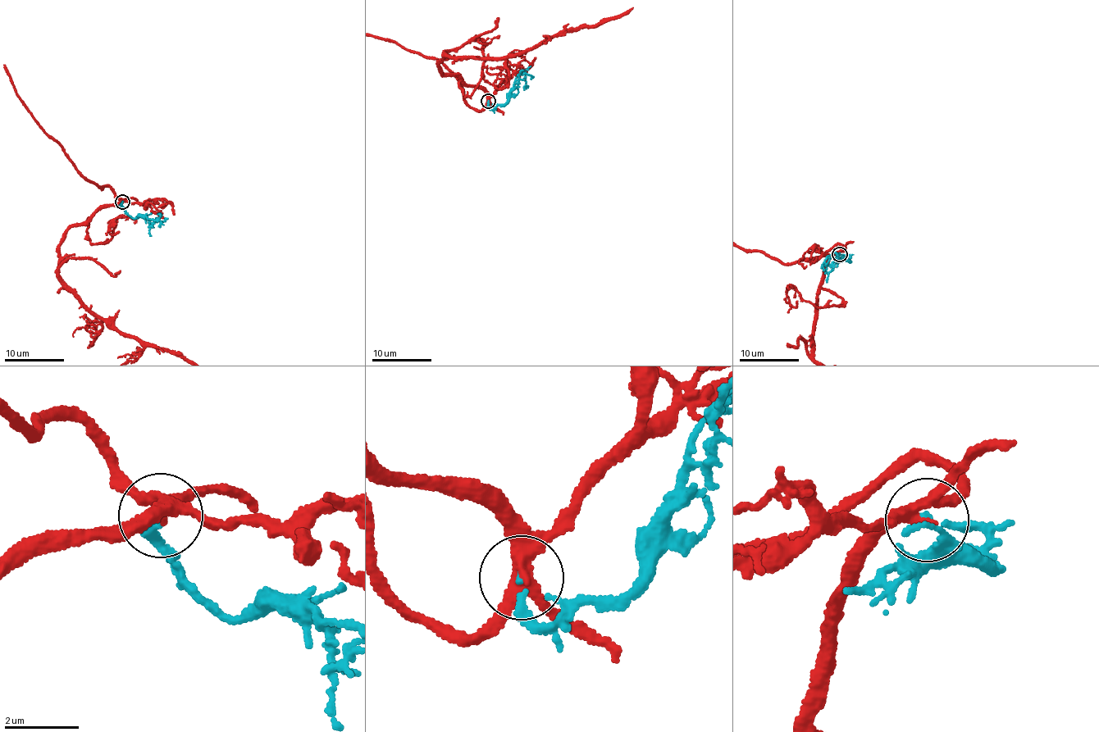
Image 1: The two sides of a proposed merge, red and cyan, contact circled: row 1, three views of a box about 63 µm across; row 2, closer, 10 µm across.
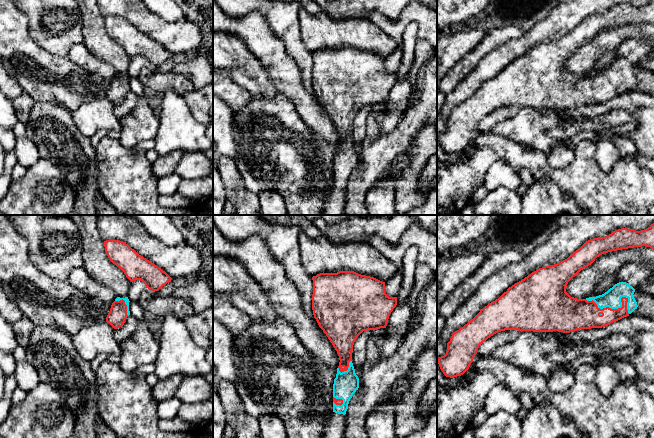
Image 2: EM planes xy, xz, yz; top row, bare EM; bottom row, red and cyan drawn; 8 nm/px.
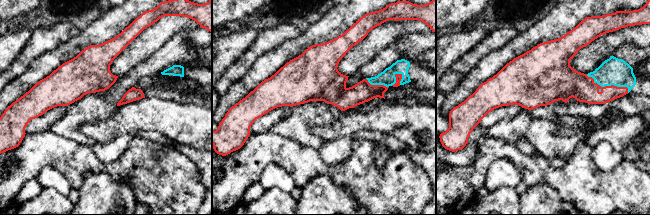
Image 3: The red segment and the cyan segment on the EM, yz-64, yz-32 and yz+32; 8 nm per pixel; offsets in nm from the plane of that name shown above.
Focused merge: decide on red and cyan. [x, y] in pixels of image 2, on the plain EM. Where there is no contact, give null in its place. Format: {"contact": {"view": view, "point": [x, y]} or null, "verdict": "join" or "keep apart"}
{"contact": {"view": "yz", "point": [618, 84]}, "verdict": "join"}

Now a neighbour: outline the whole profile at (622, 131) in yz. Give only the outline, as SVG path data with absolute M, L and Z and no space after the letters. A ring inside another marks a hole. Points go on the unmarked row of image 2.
M632 120L626 124L617 126L614 129L596 132L597 136L593 138L592 141L597 145L601 140L607 140L614 145L617 137L627 138L627 135L634 131L637 127L638 122L636 120Z

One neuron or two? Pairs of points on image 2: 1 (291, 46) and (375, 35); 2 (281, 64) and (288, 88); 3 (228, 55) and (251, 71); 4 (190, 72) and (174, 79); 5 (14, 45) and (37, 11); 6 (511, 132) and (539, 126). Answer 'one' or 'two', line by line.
1: two
2: one
3: one
4: two
5: two
6: one

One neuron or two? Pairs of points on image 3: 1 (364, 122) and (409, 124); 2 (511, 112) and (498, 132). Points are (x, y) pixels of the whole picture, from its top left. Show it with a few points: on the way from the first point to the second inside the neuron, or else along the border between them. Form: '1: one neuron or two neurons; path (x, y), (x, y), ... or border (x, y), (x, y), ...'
1: one neuron; path (375, 122), (398, 122)
2: two neurons; border (523, 108), (512, 118), (502, 119), (487, 129)

